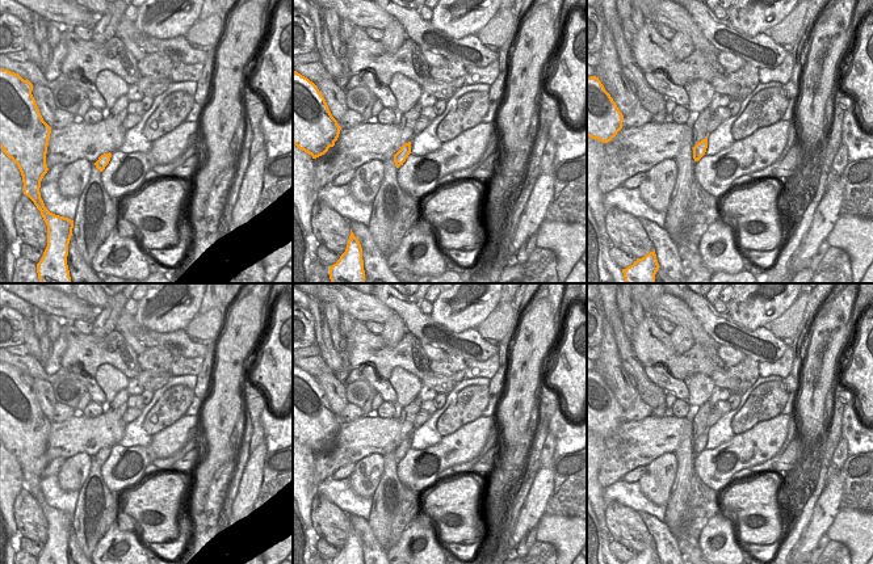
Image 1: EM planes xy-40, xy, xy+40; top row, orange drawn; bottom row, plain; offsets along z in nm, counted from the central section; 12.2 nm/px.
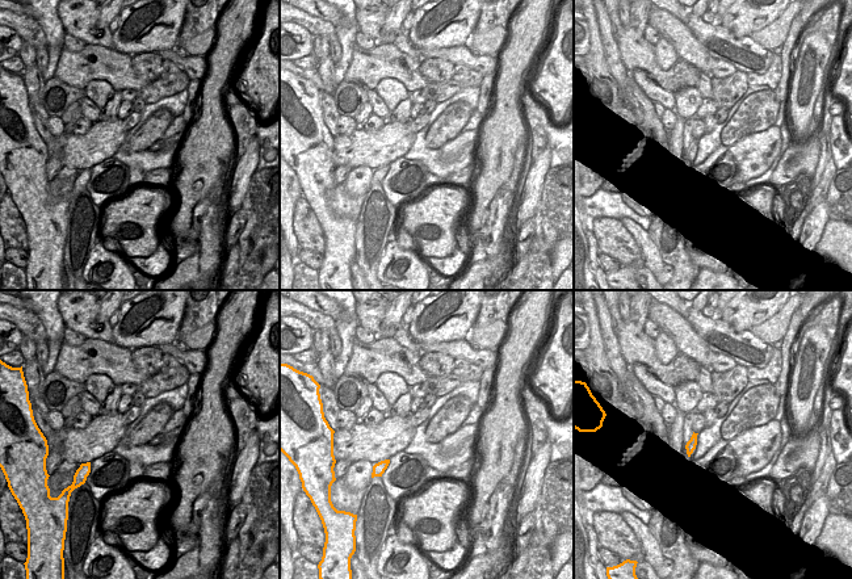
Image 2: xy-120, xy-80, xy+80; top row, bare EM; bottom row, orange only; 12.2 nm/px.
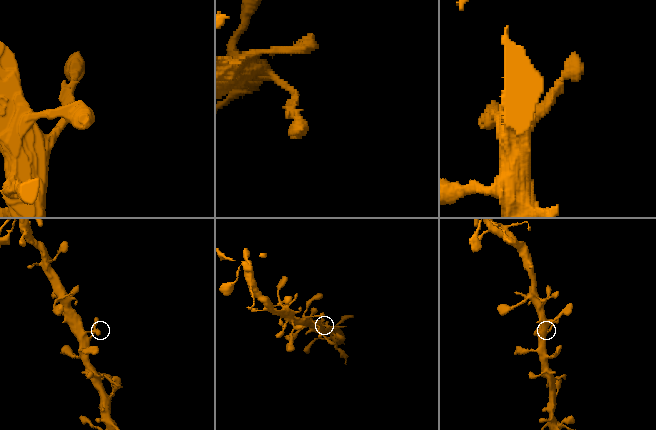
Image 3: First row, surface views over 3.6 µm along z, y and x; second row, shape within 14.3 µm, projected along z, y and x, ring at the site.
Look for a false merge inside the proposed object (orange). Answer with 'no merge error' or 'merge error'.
no merge error

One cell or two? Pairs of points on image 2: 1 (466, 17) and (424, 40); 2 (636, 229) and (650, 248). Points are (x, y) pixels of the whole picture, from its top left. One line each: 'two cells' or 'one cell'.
1: one cell
2: one cell

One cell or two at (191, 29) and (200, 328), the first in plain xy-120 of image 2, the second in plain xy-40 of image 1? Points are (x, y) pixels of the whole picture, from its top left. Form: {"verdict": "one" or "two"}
{"verdict": "two"}

